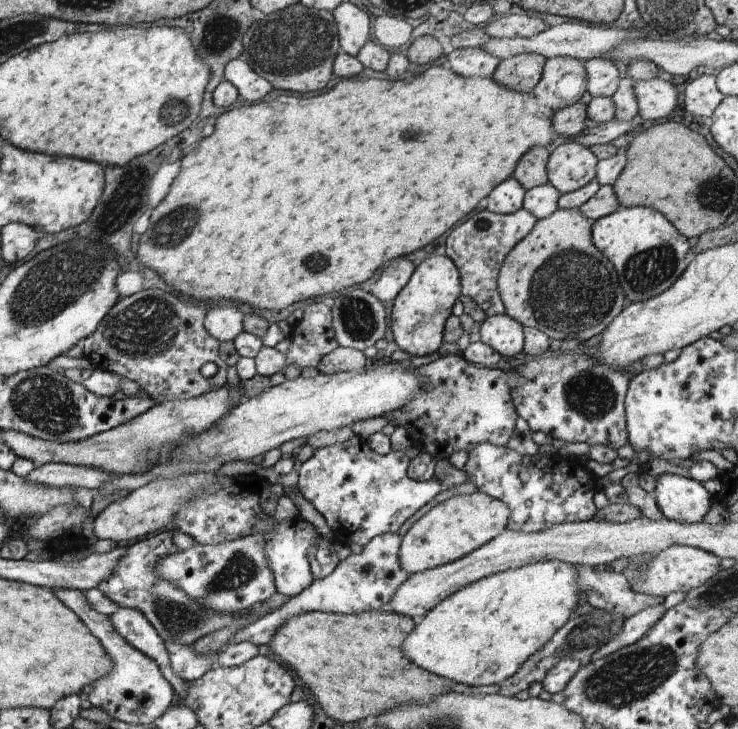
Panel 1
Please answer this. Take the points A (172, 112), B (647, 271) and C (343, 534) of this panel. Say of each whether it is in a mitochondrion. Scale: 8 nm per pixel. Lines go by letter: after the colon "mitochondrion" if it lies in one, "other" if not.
A: mitochondrion
B: mitochondrion
C: other

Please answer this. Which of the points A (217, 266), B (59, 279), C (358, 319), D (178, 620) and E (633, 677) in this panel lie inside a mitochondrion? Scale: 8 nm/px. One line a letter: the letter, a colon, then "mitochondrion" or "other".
A: other
B: mitochondrion
C: mitochondrion
D: mitochondrion
E: mitochondrion

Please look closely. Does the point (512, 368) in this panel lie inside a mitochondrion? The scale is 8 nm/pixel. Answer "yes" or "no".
no

